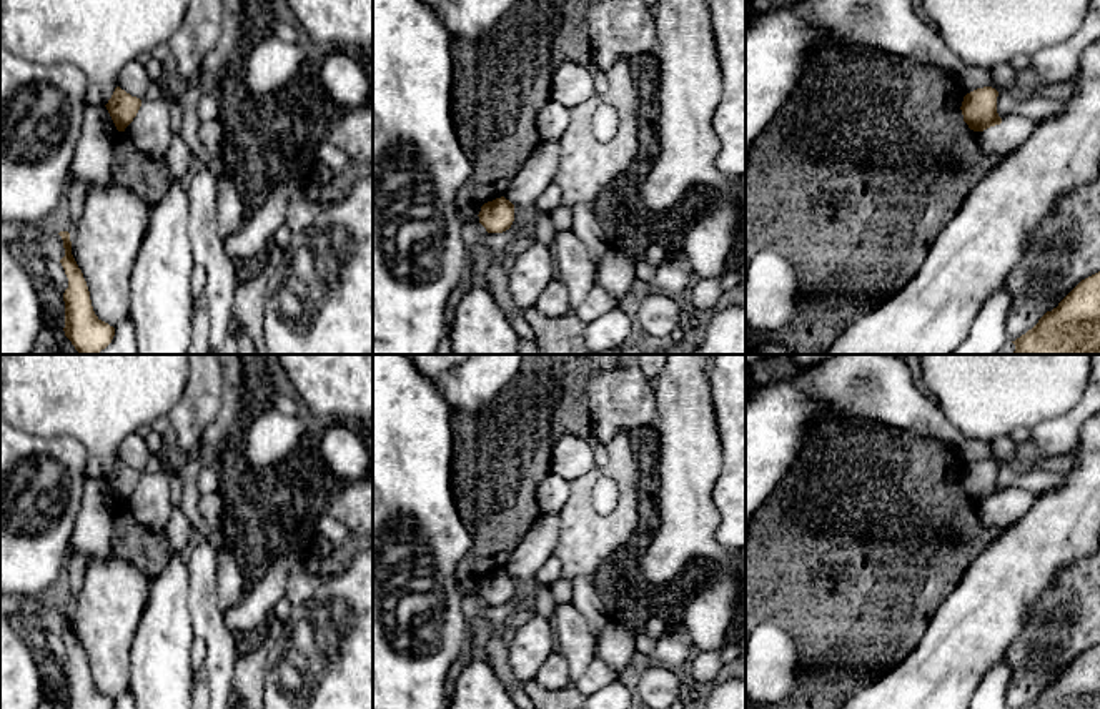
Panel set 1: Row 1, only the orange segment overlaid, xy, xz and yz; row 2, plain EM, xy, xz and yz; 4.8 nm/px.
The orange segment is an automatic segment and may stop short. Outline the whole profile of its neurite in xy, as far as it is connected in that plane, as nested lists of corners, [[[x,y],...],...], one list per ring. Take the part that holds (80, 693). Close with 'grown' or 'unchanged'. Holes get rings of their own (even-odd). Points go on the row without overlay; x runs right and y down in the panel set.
[[[60,604],[58,607],[65,621],[60,636],[68,651],[68,661],[63,666],[65,709],[115,709],[115,701],[102,694],[93,684],[87,654],[72,627],[70,606]]]; unchanged

